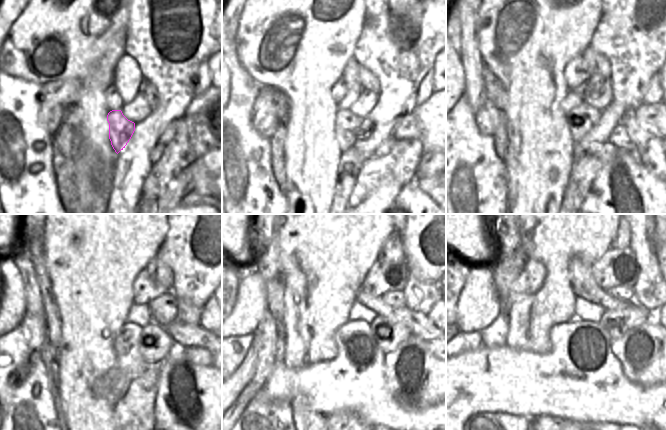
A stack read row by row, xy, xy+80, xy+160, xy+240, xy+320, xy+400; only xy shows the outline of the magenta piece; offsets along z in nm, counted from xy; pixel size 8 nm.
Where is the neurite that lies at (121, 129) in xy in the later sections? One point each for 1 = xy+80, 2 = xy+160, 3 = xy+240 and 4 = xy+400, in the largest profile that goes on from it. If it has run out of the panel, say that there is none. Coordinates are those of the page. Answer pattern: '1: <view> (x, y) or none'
1: xy+80 (347, 124)
2: xy+160 (579, 122)
3: xy+240 (153, 355)
4: xy+400 (617, 323)

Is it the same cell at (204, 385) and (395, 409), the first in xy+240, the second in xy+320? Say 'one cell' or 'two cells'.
two cells

